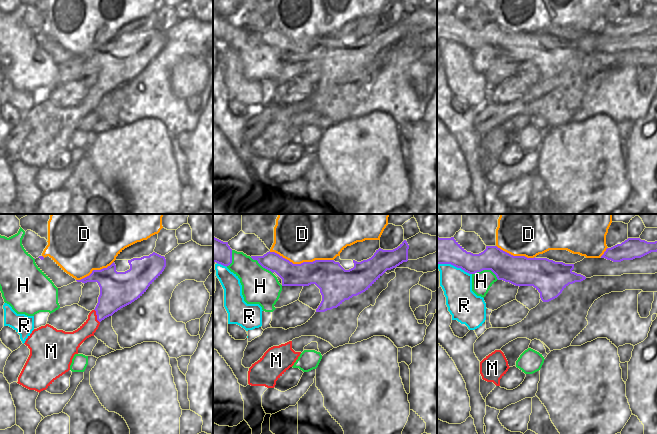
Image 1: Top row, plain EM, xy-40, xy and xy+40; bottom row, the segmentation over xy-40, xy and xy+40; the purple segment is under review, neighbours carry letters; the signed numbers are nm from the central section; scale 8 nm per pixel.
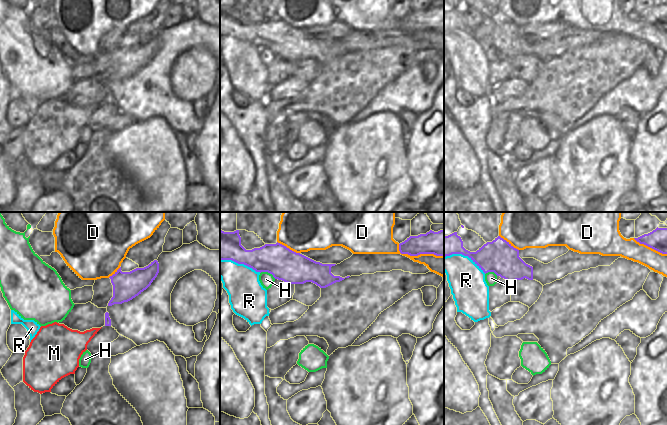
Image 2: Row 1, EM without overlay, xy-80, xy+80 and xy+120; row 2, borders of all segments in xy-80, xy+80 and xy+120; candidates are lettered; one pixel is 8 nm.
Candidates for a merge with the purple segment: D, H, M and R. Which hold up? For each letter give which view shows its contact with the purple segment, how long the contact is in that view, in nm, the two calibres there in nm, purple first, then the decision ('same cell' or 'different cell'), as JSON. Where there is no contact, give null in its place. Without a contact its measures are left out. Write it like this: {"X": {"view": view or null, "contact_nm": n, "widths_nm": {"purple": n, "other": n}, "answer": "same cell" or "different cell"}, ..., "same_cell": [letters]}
{"D": {"view": "xy", "contact_nm": 550, "widths_nm": {"purple": 260, "other": 320}, "answer": "different cell"}, "H": {"view": "xy+40", "contact_nm": 220, "widths_nm": {"purple": 240, "other": 160}, "answer": "different cell"}, "M": {"view": "xy-40", "contact_nm": 120, "widths_nm": {"purple": 260, "other": 120}, "answer": "different cell"}, "R": {"view": "xy+40", "contact_nm": 300, "widths_nm": {"purple": 220, "other": 240}, "answer": "different cell"}, "same_cell": []}

